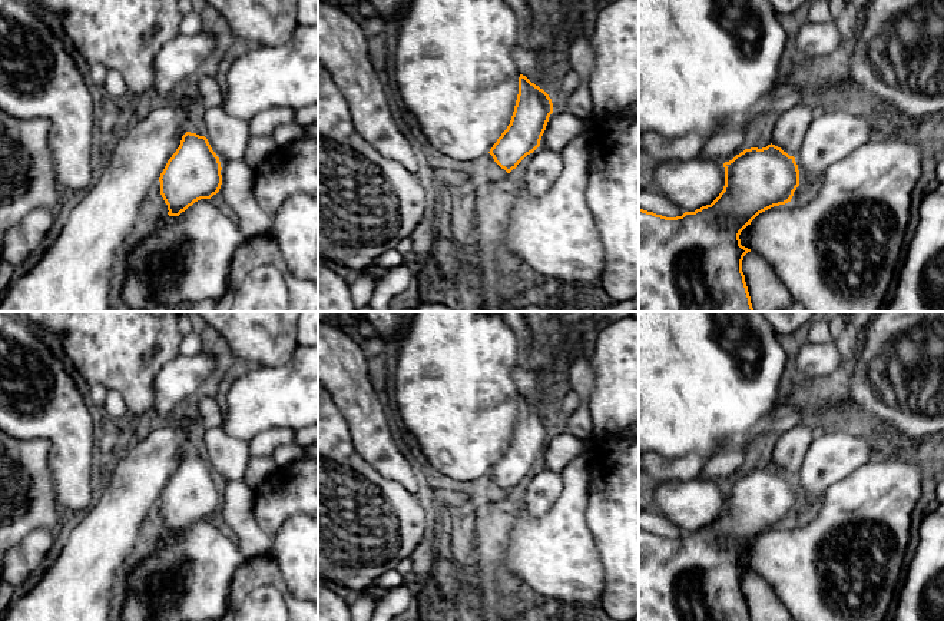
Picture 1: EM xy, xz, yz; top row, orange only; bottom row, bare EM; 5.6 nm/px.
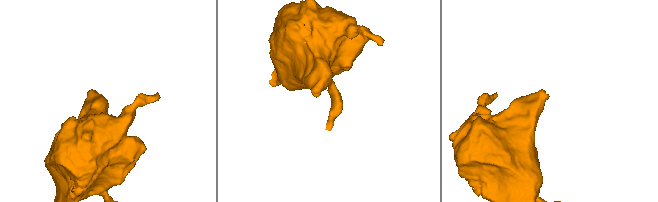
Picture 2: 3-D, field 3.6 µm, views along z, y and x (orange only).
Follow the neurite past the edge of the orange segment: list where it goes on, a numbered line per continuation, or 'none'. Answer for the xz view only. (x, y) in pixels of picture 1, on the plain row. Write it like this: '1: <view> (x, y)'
1: xz (546, 487)

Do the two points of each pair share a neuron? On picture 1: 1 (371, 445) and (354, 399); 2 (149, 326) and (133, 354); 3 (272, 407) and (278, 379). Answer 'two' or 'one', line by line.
1: one
2: one
3: one

